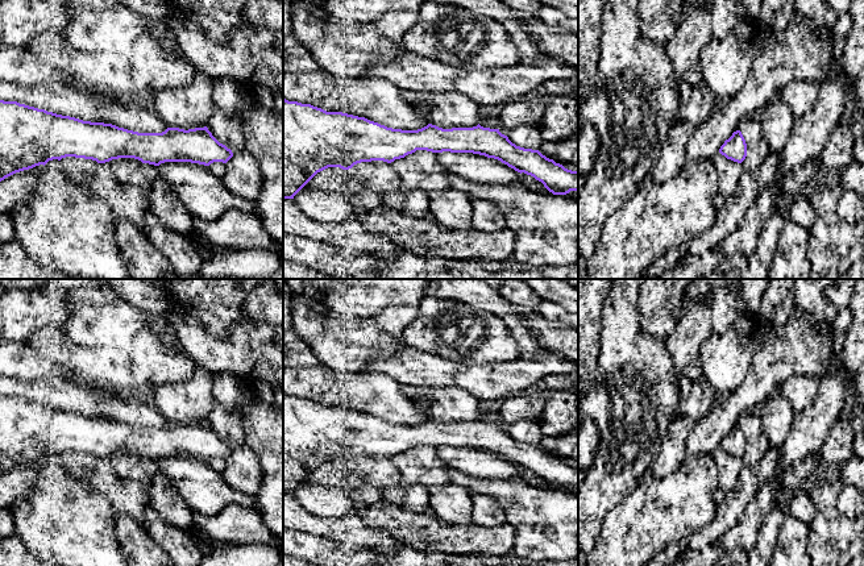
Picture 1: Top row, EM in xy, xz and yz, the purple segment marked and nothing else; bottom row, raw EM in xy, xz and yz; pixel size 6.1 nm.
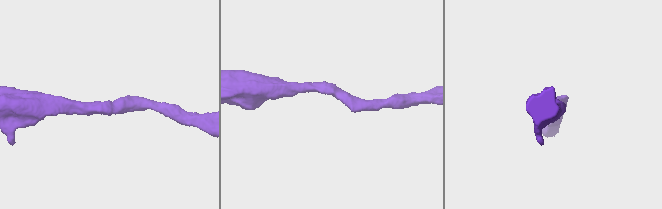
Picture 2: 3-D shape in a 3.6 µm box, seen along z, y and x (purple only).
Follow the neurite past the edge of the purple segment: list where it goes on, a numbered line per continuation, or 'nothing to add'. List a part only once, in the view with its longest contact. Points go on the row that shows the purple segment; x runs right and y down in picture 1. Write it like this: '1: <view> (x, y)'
nothing to add

